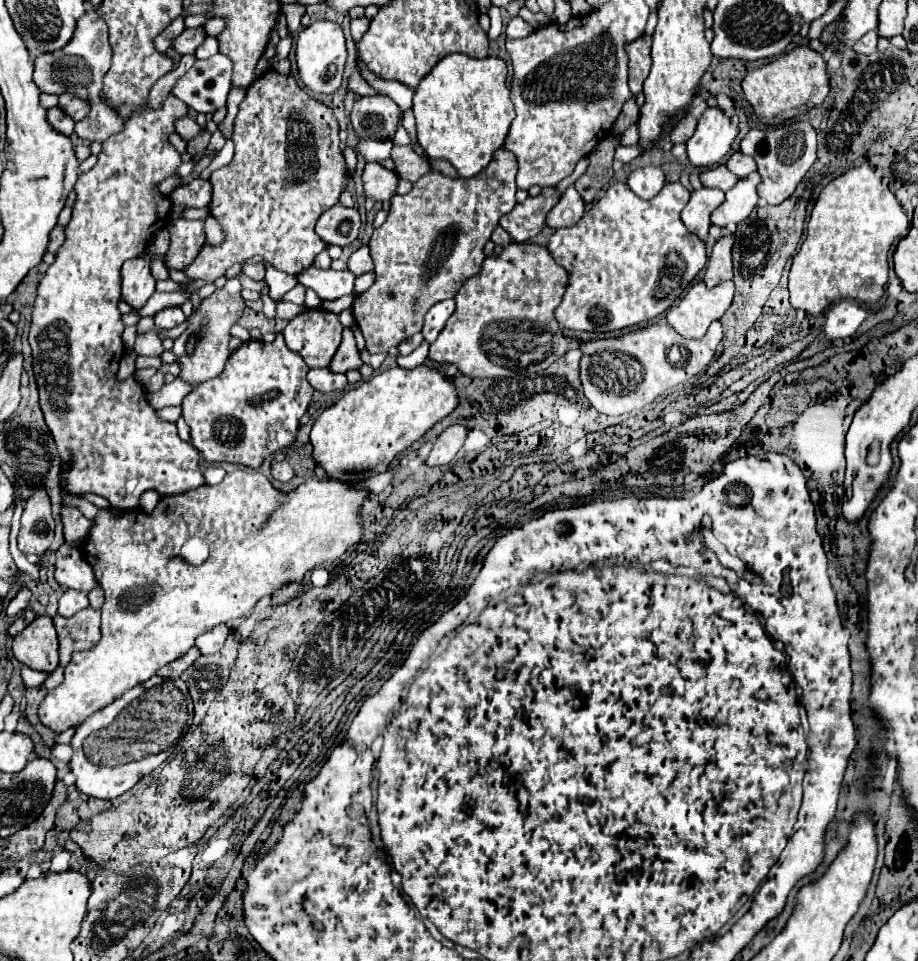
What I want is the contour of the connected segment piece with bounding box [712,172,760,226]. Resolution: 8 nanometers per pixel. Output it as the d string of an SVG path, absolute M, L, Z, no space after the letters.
M752 172L750 176L738 180L738 184L726 192L724 204L720 204L712 212L712 224L716 226L728 226L728 224L740 224L750 216L750 212L758 204L758 188L760 174Z

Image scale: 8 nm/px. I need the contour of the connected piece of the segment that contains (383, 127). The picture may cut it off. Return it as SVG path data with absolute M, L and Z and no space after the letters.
M364 96L354 102L350 122L358 138L388 140L396 134L404 112L388 96Z

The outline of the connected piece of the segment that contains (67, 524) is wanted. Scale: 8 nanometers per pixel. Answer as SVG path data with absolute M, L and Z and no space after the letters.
M62 506L62 522L64 522L64 540L72 546L78 546L84 536L88 534L88 518L84 518L78 510L74 508L64 508Z

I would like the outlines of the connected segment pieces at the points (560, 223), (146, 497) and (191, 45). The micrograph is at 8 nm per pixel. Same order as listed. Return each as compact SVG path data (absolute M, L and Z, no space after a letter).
M570 186L558 200L558 204L548 212L548 218L546 218L546 226L550 228L566 228L566 226L574 226L582 220L584 216L584 206L586 202L578 196L576 188Z
M148 490L148 492L144 492L142 498L140 498L140 510L152 512L152 510L156 508L158 500L160 500L160 494L158 494L156 490Z
M188 28L184 30L176 40L174 40L174 48L180 52L180 54L194 54L196 48L206 40L206 32L204 28Z

